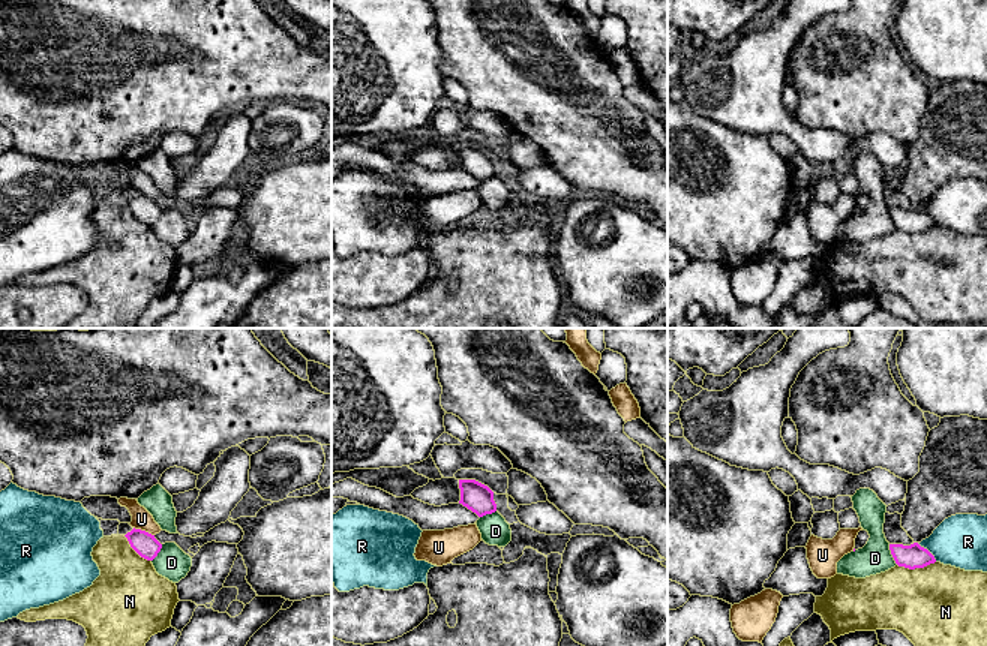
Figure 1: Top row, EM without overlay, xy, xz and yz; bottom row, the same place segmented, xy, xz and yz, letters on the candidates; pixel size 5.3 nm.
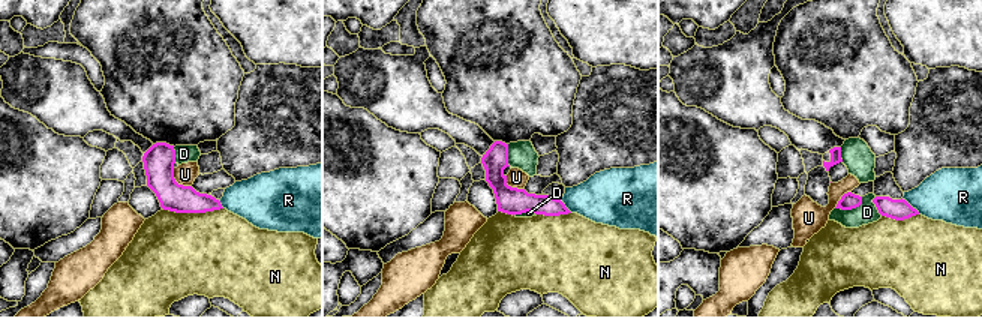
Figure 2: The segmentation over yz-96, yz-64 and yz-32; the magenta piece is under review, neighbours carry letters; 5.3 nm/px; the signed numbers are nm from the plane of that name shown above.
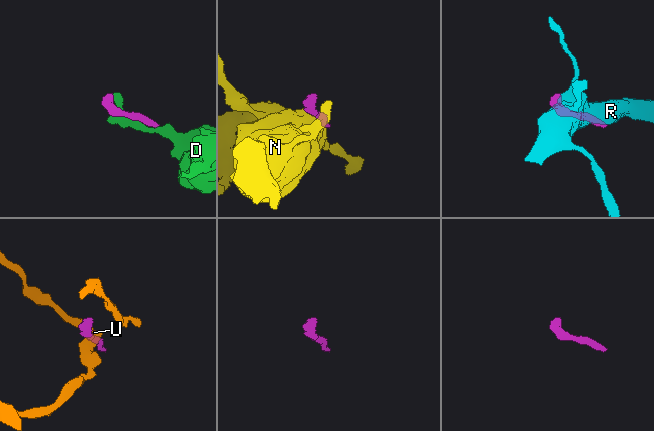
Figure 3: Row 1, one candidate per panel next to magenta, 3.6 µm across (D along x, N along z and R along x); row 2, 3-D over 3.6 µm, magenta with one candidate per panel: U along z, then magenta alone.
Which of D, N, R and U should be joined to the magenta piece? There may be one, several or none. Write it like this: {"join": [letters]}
{"join": []}

